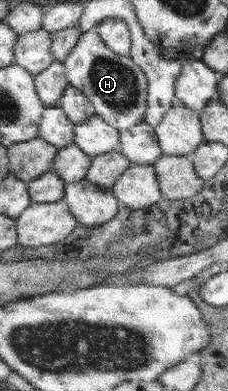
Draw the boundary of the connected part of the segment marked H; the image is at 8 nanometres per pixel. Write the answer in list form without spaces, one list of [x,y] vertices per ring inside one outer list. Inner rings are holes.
[[[96,29],[85,32],[77,42],[66,65],[69,85],[79,88],[90,97],[95,112],[119,130],[128,130],[145,120],[148,108],[148,80],[131,56],[114,52]]]

